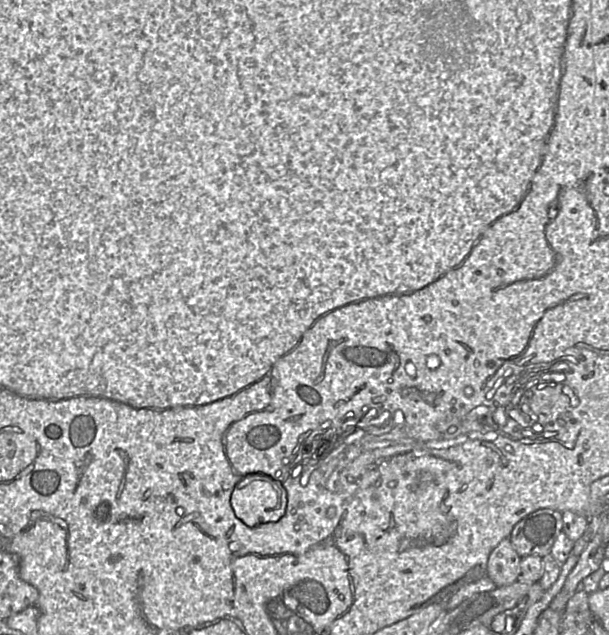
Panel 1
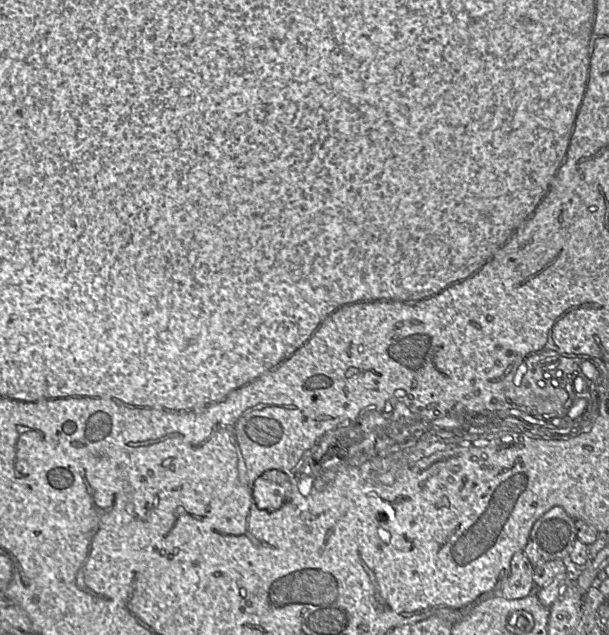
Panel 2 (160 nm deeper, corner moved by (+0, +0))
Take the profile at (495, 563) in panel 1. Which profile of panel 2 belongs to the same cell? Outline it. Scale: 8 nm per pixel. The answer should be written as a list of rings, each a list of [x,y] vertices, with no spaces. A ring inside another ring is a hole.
[[[523,552],[515,553],[510,562],[510,574],[501,584],[500,596],[515,600],[535,593],[533,568]]]

